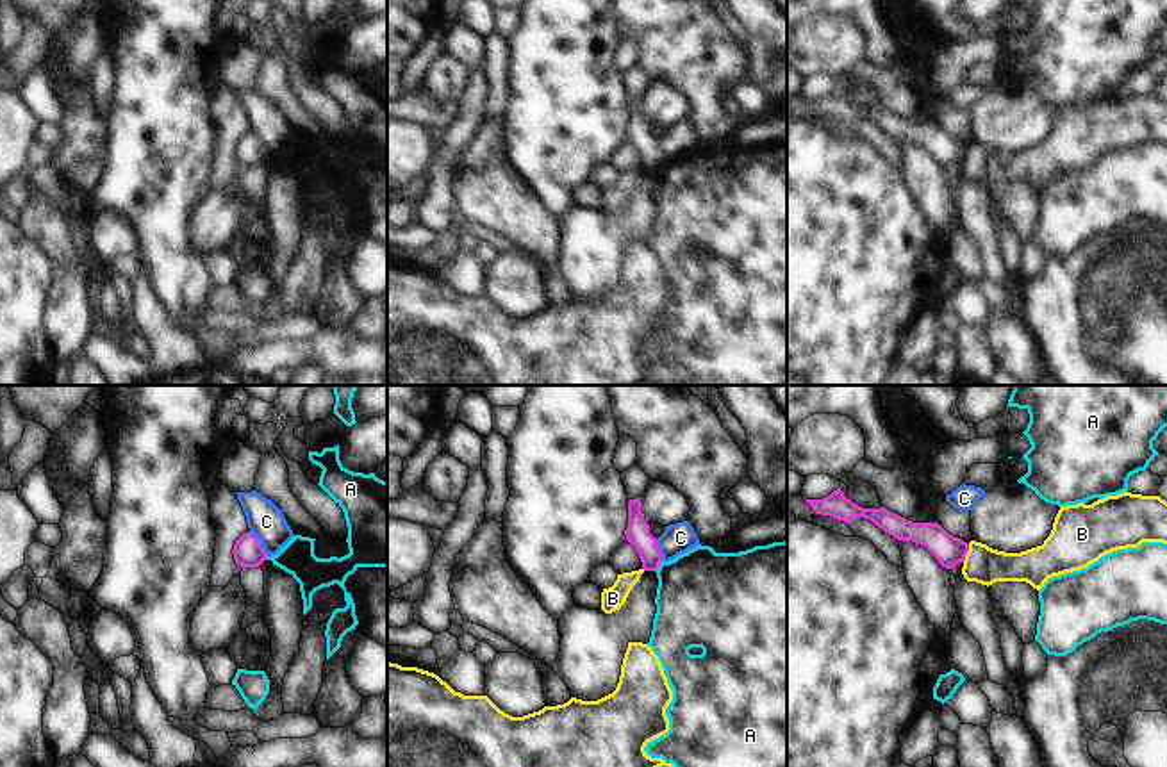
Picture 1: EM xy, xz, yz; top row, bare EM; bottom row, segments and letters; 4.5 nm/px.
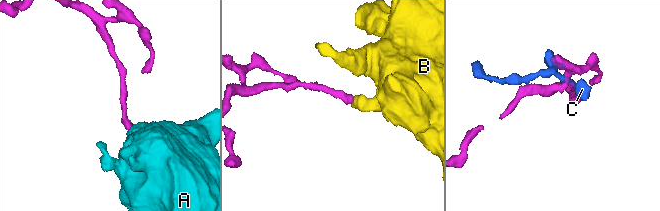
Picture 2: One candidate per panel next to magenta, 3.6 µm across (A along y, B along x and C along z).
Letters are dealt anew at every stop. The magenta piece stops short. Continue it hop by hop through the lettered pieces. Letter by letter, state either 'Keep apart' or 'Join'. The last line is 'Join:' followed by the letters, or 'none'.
A: Keep apart
B: Keep apart
C: Keep apart
Join: none

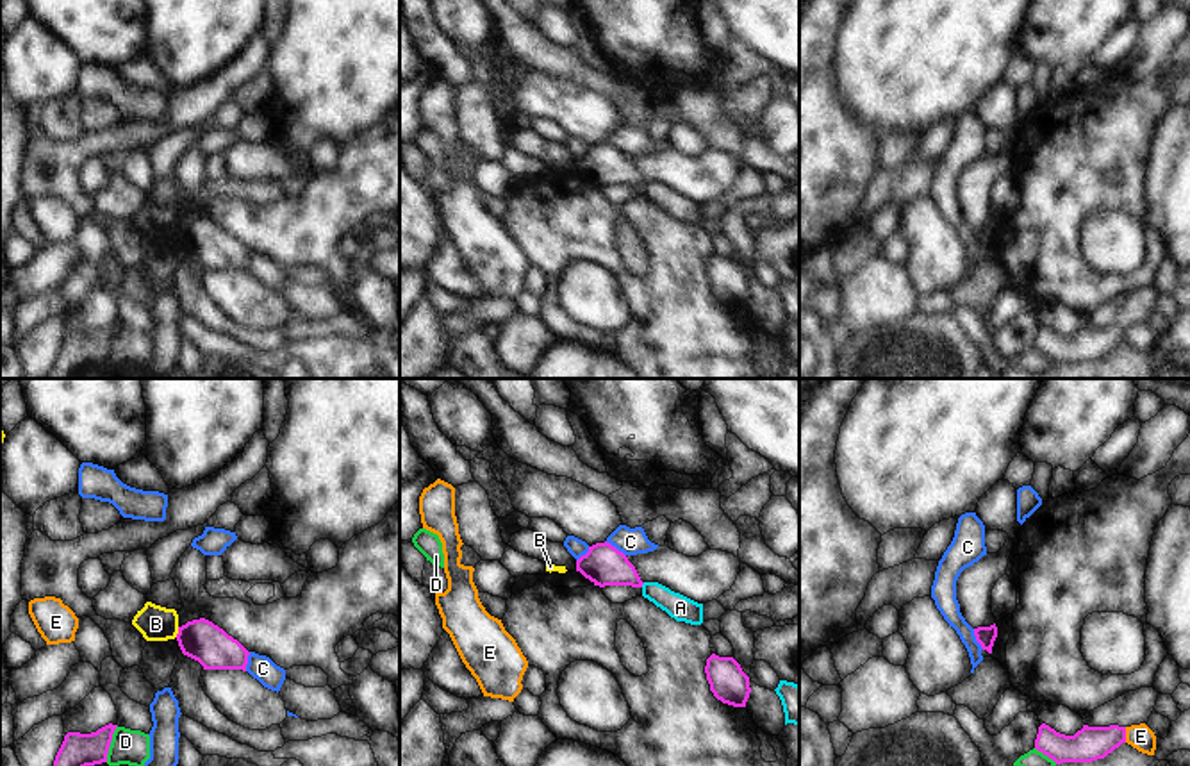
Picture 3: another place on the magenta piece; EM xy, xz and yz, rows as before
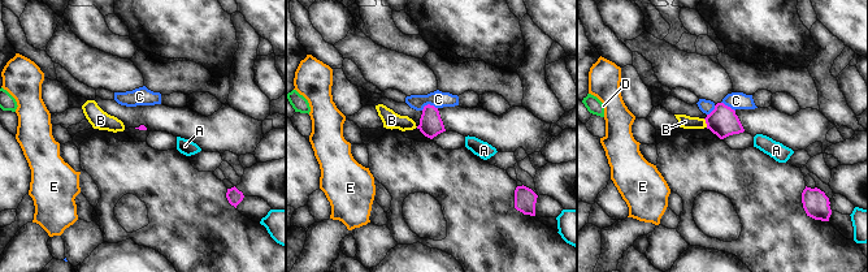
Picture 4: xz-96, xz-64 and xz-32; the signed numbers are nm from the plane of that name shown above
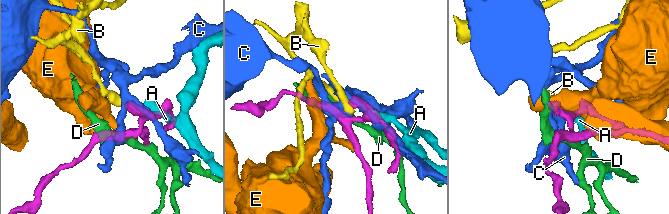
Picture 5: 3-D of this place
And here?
A: Keep apart
B: Keep apart
C: Keep apart
D: Keep apart
E: Keep apart
Join: none

